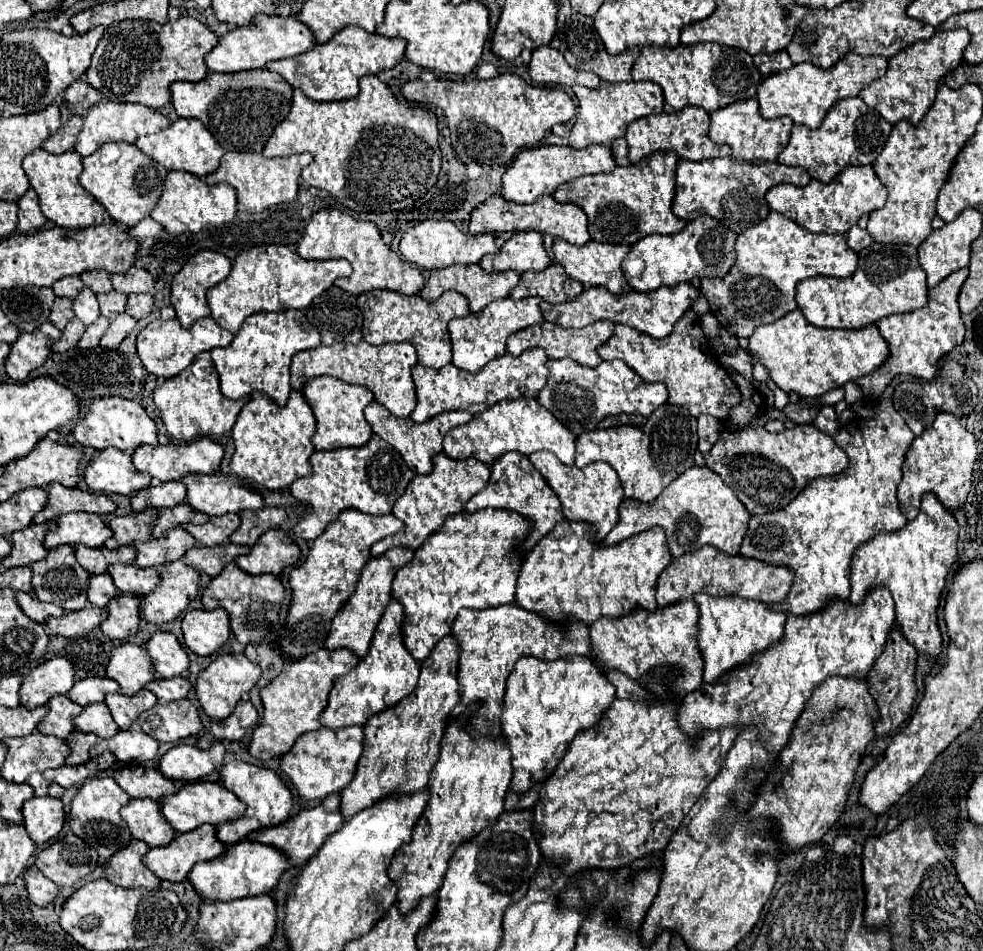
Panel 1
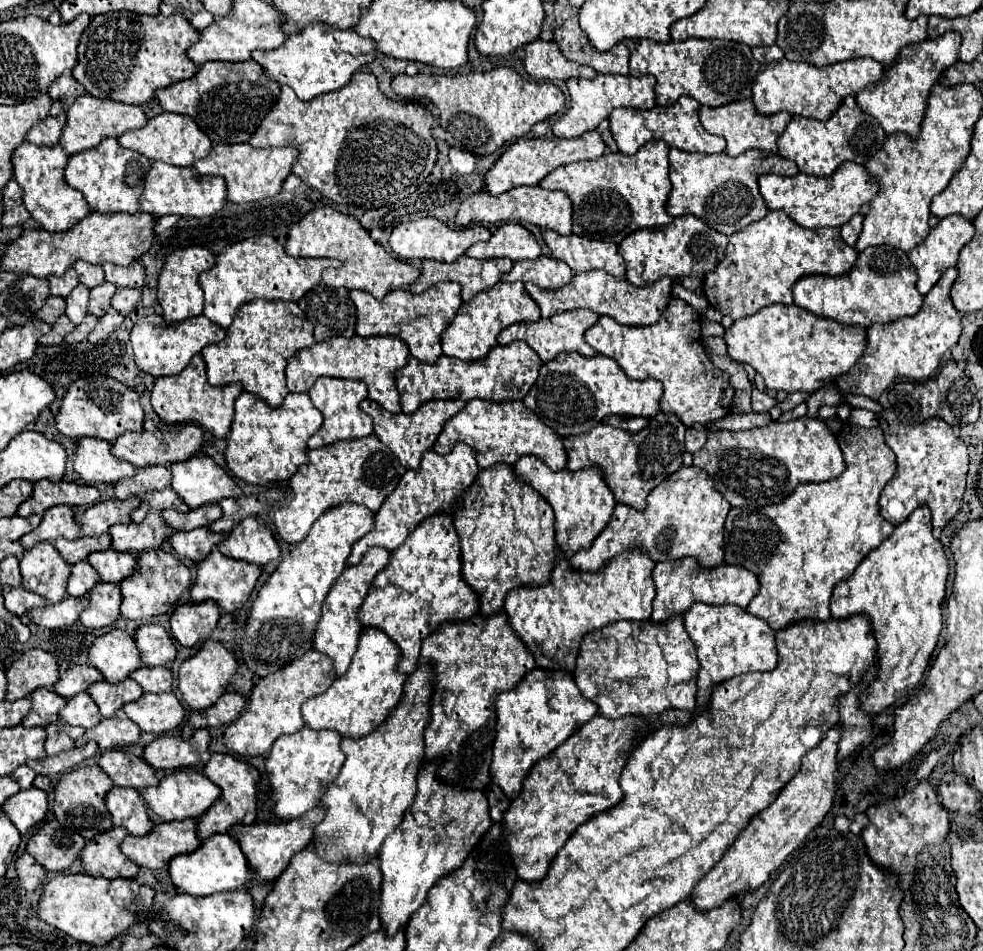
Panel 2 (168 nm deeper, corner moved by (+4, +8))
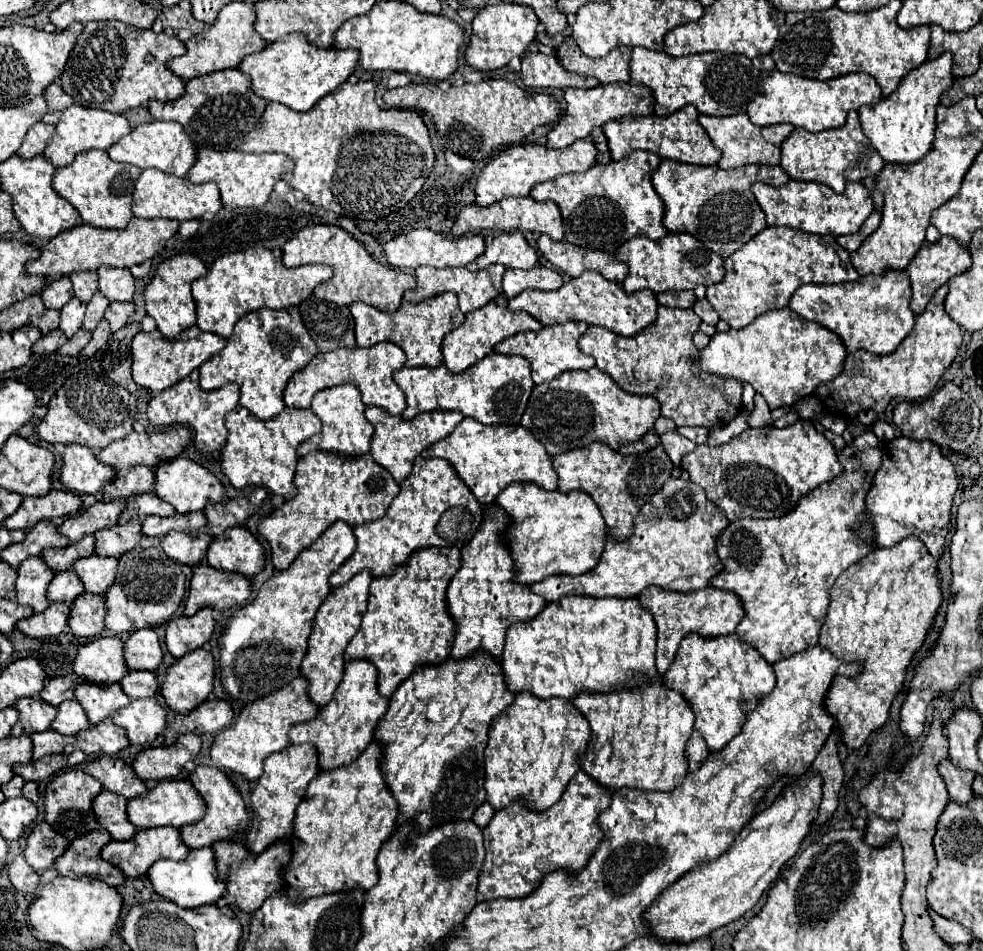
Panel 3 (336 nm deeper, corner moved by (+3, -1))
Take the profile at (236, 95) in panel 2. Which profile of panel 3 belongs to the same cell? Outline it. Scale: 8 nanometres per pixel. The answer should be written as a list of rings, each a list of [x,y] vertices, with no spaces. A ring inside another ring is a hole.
[[[220,70],[192,78],[186,82],[184,96],[174,102],[148,102],[152,118],[180,122],[198,148],[212,150],[238,150],[244,136],[258,124],[264,108],[266,100],[250,90],[250,78],[240,70]]]

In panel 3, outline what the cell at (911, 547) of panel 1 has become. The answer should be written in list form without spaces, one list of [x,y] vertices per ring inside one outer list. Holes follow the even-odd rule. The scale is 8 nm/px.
[[[908,536],[892,548],[868,552],[868,556],[838,576],[830,590],[830,606],[818,644],[844,662],[862,664],[858,676],[836,674],[828,696],[824,696],[824,708],[836,720],[846,748],[860,748],[870,732],[888,720],[890,704],[902,690],[906,668],[932,628],[940,602],[942,592],[936,560],[916,536]]]

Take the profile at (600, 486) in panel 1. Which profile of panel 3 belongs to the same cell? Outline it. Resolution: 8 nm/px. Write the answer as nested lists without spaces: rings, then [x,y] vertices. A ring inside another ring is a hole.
[[[510,484],[496,496],[494,504],[510,518],[502,536],[516,564],[516,580],[522,584],[534,584],[556,574],[576,576],[598,564],[604,552],[606,524],[594,500],[584,492],[562,494],[558,490],[542,490],[534,484]]]

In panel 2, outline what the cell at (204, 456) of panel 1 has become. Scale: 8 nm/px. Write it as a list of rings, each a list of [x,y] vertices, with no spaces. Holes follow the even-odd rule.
[[[183,425],[183,427],[171,429],[171,431],[161,431],[161,429],[141,431],[141,433],[127,431],[113,443],[111,451],[113,451],[113,455],[127,459],[135,467],[149,467],[149,465],[169,467],[171,463],[187,459],[187,455],[195,455],[201,449],[201,445],[203,445],[203,429],[197,425]]]

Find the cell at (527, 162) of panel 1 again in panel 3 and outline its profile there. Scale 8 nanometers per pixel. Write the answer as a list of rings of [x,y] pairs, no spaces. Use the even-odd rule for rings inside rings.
[[[590,138],[576,140],[572,146],[562,150],[552,150],[548,146],[536,146],[536,144],[520,144],[520,146],[508,146],[502,148],[492,160],[484,166],[476,180],[476,204],[478,206],[490,206],[494,202],[500,202],[508,196],[528,196],[534,184],[552,180],[560,174],[572,174],[572,172],[586,172],[596,164],[596,148]]]

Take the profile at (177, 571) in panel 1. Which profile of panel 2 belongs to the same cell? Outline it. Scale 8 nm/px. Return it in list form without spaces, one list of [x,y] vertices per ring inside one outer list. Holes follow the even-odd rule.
[[[163,549],[141,551],[139,553],[139,565],[141,565],[141,569],[135,575],[131,575],[119,583],[121,593],[123,593],[121,613],[125,619],[149,621],[151,617],[163,615],[175,607],[181,593],[189,587],[191,575],[179,557],[175,557],[173,553],[167,553]]]

